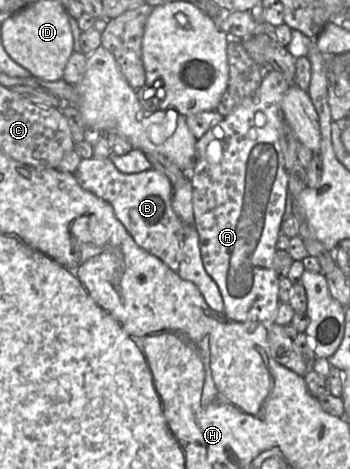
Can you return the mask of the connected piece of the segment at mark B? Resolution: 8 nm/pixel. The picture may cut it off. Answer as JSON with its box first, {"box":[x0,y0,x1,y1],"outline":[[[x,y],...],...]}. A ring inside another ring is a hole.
{"box":[74,157,224,313],"outline":[[[92,157],[82,159],[74,175],[81,188],[112,206],[115,216],[140,248],[161,260],[180,278],[194,284],[208,307],[223,313],[224,305],[219,288],[203,265],[196,226],[182,221],[173,210],[173,186],[164,174],[154,168],[125,174],[115,167],[110,158]]]}

